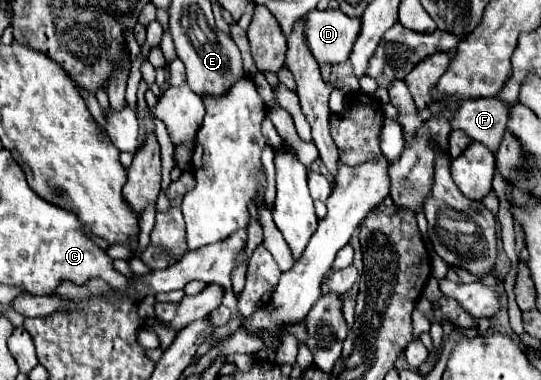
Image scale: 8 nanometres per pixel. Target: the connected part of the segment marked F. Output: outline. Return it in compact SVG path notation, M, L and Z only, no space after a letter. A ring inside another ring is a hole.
M479 97L459 103L449 125L451 131L459 129L495 153L497 141L501 141L501 135L505 133L507 119L509 107L505 107L505 103L497 103L493 97Z

